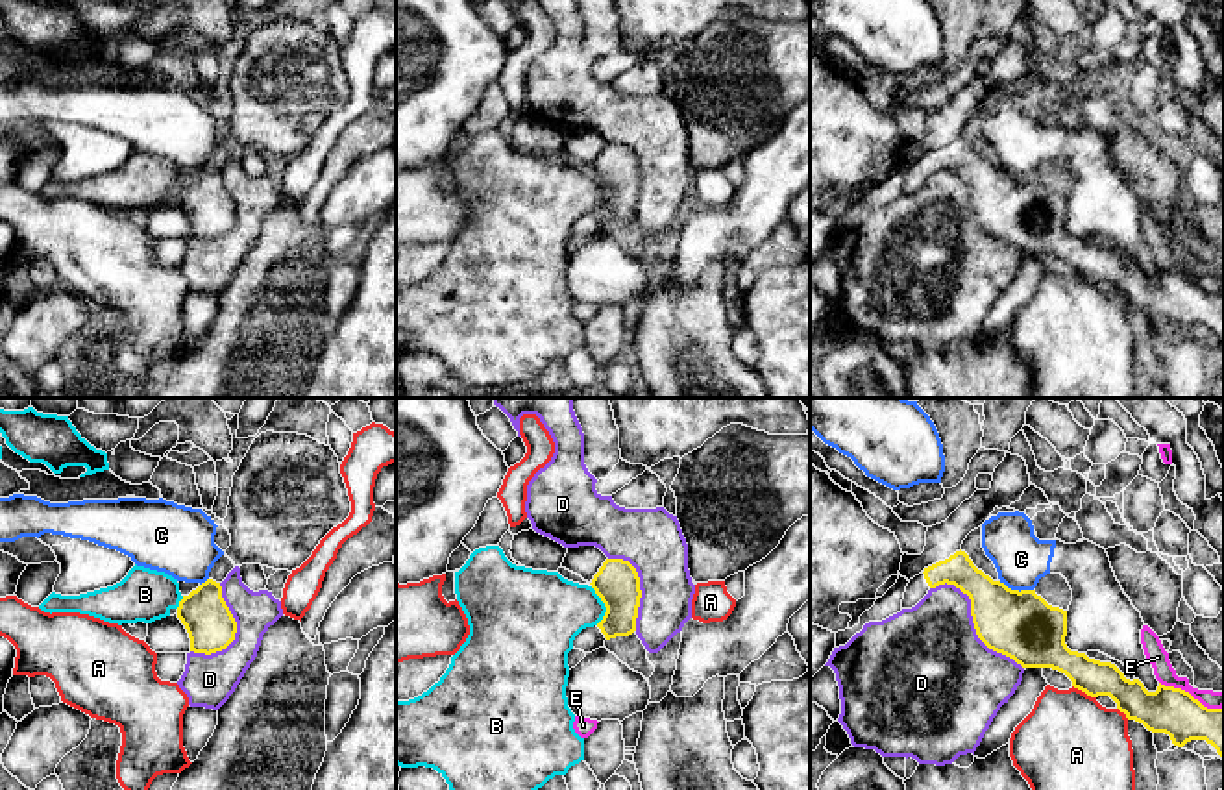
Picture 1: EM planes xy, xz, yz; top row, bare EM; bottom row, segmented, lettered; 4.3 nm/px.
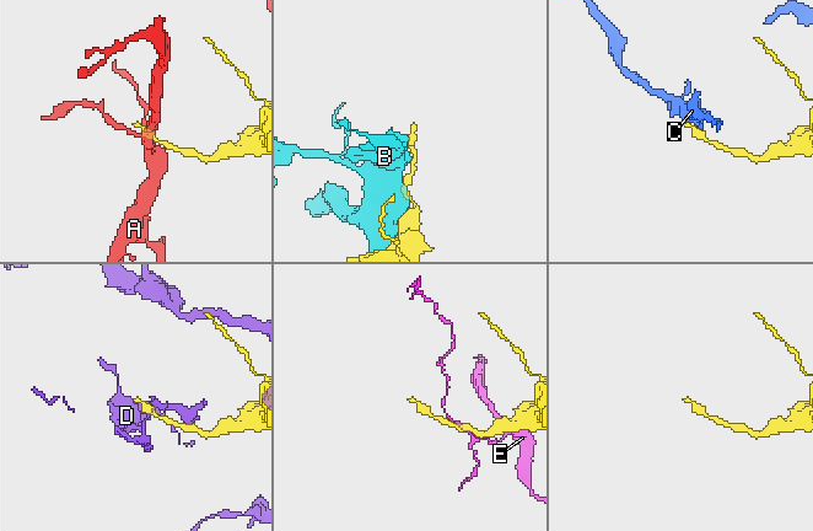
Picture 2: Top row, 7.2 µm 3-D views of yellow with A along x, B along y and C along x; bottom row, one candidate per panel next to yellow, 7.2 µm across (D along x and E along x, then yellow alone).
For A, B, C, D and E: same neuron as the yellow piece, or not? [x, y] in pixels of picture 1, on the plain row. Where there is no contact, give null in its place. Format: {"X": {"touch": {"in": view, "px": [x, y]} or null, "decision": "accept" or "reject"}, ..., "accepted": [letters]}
{"A": {"touch": {"in": "yz", "px": [1084, 276]}, "decision": "reject"}, "B": {"touch": {"in": "xz", "px": [605, 191]}, "decision": "reject"}, "C": {"touch": {"in": "yz", "px": [1015, 176]}, "decision": "reject"}, "D": {"touch": {"in": "yz", "px": [973, 206]}, "decision": "reject"}, "E": {"touch": {"in": "yz", "px": [1189, 280]}, "decision": "reject"}, "accepted": []}

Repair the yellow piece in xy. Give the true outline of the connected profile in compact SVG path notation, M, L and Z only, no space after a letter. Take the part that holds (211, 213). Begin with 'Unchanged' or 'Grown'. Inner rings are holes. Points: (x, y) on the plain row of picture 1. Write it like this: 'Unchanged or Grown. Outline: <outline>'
Unchanged. Outline: M207 165L177 192L177 204L190 224L190 237L216 239L226 235L237 218L237 207L222 183L220 168Z

